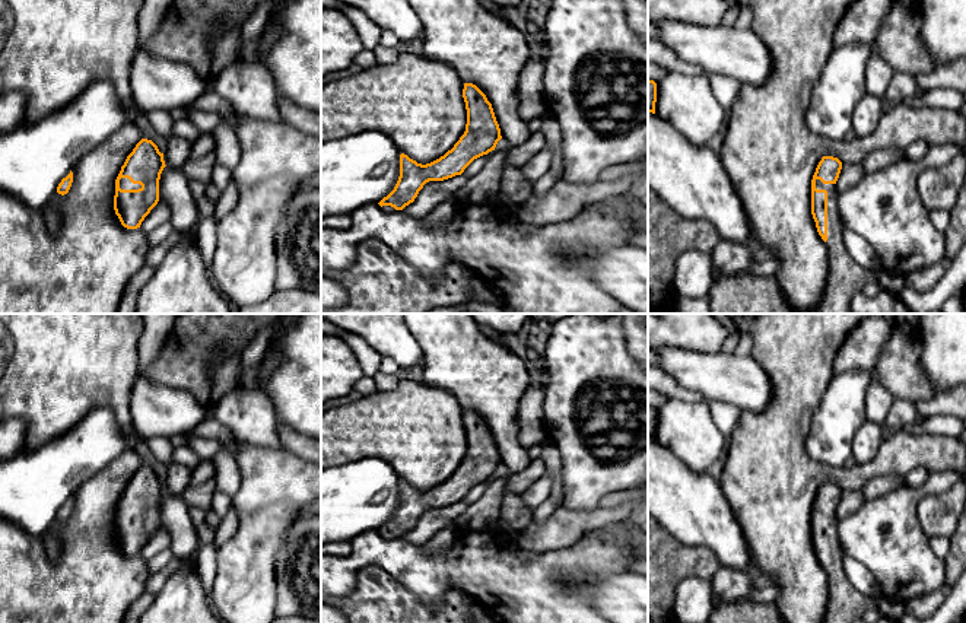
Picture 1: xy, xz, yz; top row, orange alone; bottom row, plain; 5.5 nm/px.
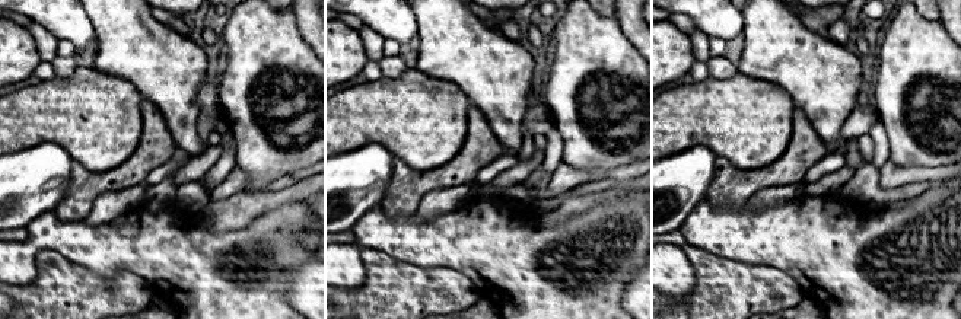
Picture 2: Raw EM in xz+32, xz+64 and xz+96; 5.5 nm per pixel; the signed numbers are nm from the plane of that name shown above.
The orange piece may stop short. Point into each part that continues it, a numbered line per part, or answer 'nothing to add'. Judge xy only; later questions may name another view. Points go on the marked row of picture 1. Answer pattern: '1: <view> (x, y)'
1: xy (124, 183)

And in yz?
1: yz (845, 277)

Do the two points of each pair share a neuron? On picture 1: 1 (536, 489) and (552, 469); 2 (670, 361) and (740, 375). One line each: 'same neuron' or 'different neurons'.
1: different neurons
2: same neuron

